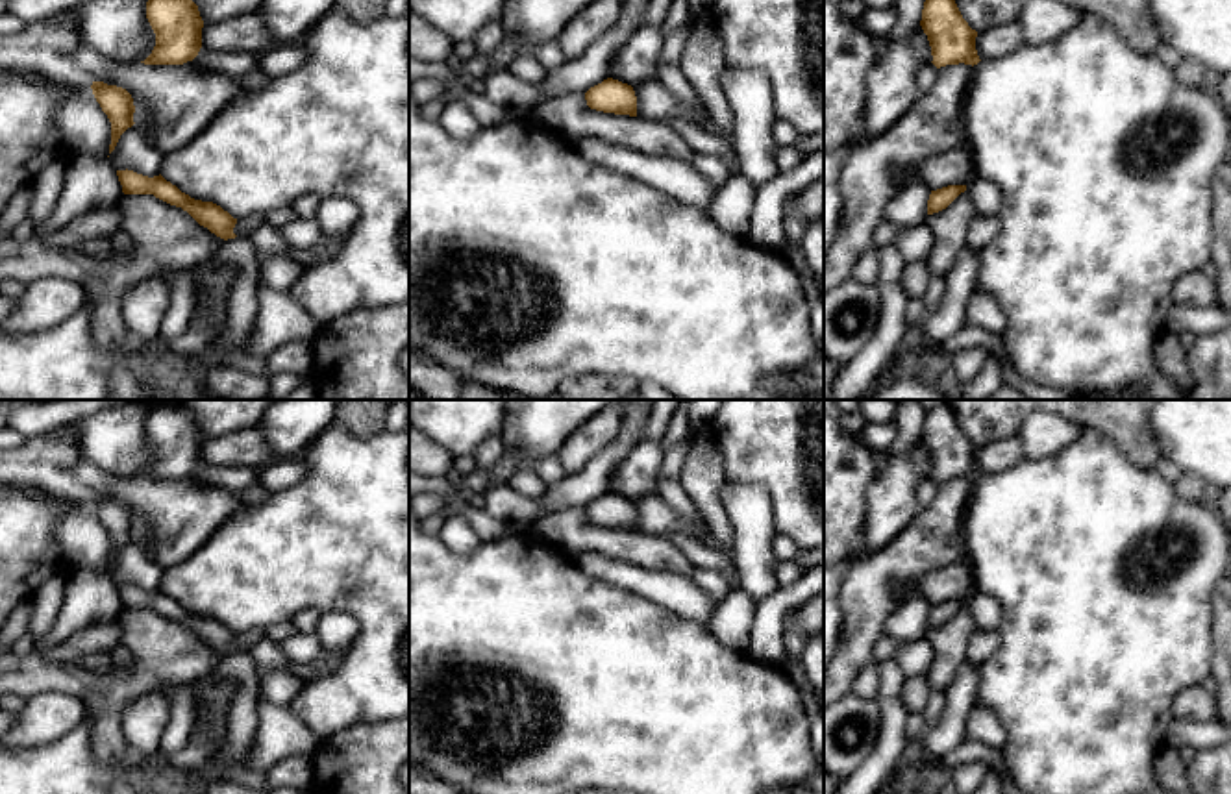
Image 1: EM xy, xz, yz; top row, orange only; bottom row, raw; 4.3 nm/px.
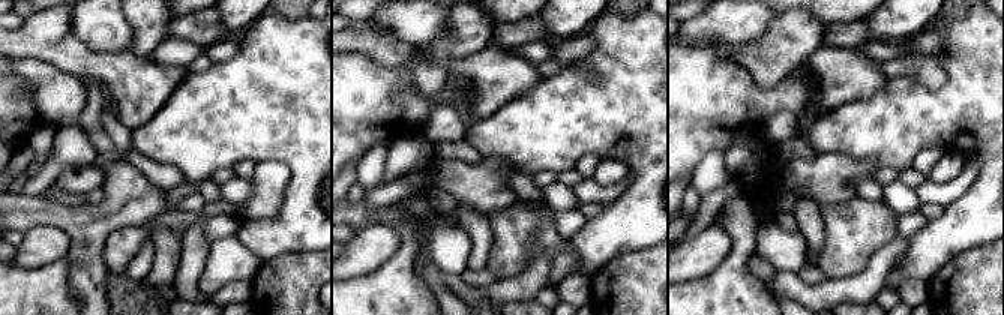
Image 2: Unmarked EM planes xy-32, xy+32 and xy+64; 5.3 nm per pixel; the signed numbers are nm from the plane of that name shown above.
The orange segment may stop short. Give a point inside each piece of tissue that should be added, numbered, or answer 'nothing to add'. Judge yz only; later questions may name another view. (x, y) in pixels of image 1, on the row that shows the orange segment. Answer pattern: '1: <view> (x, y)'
nothing to add

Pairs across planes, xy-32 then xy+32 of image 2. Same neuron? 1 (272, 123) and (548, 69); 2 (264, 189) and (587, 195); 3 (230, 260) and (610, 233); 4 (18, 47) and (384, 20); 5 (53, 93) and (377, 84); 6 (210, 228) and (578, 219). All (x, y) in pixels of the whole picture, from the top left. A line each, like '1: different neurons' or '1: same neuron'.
1: different neurons
2: different neurons
3: different neurons
4: different neurons
5: different neurons
6: same neuron

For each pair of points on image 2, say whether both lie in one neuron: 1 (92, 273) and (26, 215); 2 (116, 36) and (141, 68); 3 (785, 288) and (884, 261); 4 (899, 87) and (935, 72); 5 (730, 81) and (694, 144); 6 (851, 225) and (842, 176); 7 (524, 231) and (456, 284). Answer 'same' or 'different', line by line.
1: same
2: different
3: same
4: different
5: same
6: different
7: different

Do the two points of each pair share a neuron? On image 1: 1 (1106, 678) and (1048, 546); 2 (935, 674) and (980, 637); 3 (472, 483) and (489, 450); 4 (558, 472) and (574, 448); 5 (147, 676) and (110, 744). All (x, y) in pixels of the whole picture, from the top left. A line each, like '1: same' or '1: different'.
1: same
2: different
3: different
4: different
5: same

